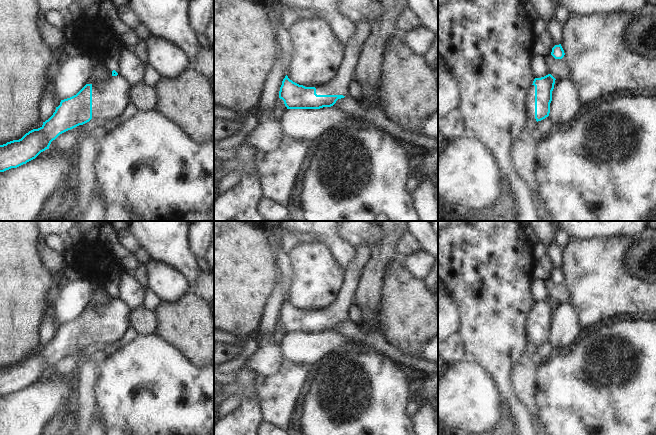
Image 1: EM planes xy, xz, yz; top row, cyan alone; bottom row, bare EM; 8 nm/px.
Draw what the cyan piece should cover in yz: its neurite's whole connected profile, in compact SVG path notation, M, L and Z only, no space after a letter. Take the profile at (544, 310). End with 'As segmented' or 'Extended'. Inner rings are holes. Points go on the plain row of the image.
M551 298L534 303L526 318L526 339L528 342L538 346L549 340L555 304Z. Extended.

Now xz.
M356 247L354 260L344 271L344 284L335 300L321 309L299 309L286 299L279 322L287 333L320 333L333 330L338 323L349 321L348 310L354 304L356 289L364 266L370 259L370 248Z. Extended.

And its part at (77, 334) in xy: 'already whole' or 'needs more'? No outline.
needs more

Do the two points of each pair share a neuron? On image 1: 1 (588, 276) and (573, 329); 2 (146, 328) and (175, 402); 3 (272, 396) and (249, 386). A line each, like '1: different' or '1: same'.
1: different
2: different
3: different

